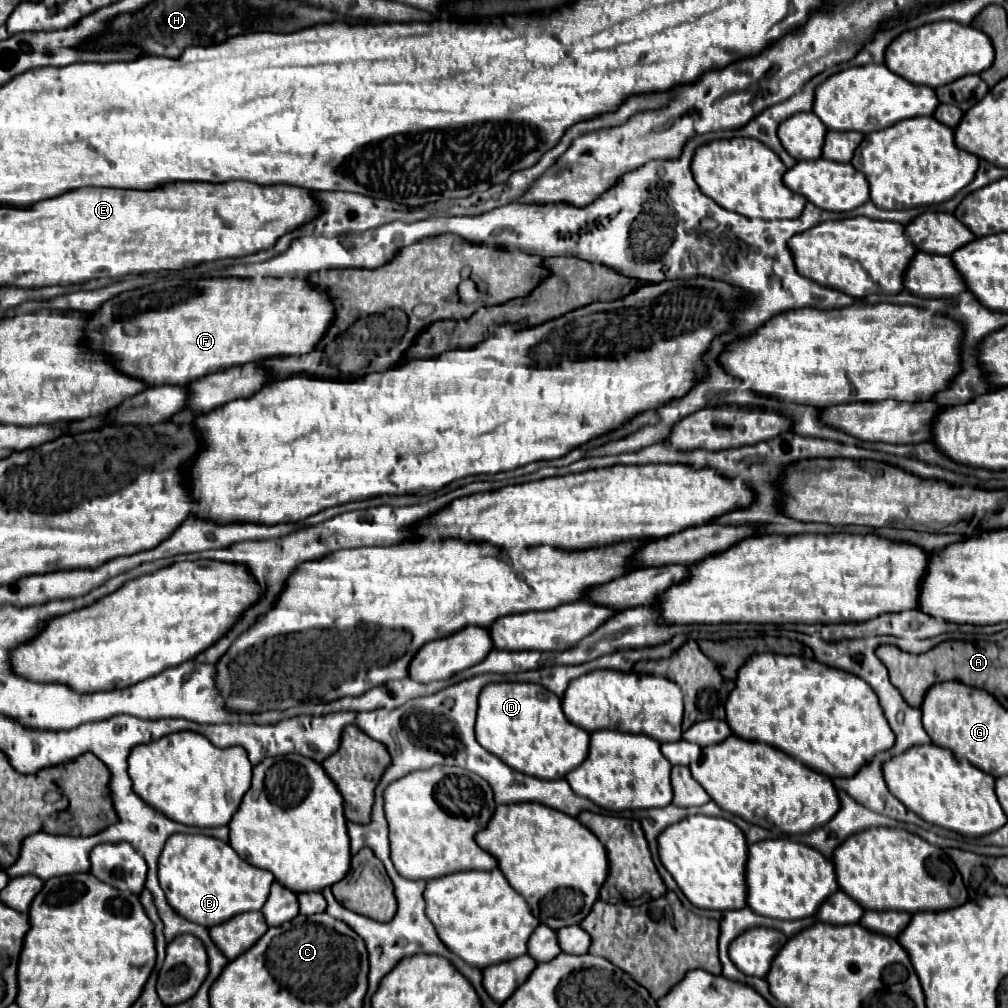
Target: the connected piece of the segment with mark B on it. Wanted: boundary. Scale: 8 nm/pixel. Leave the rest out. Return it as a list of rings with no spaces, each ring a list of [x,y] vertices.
[[[205,834],[171,836],[159,858],[159,884],[169,904],[183,918],[207,928],[243,912],[261,910],[273,880],[269,870],[247,864],[227,842]]]

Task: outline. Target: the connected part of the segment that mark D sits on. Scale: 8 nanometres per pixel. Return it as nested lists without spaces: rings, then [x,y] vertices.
[[[531,682],[487,684],[479,694],[475,736],[483,748],[487,748],[491,754],[499,756],[513,770],[535,776],[535,778],[543,778],[543,780],[565,778],[567,772],[571,772],[575,766],[579,766],[585,760],[587,748],[589,748],[589,732],[571,724],[565,718],[565,714],[561,710],[561,700],[547,688],[543,688],[539,684],[531,684]]]

